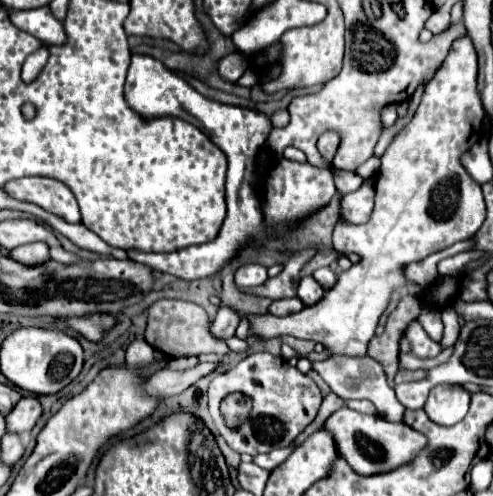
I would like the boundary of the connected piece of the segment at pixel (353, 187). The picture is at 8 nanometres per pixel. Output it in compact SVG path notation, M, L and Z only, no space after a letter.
M334 170L334 182L336 182L338 192L344 196L344 194L350 194L350 192L356 192L356 190L362 186L364 180L362 180L356 172Z

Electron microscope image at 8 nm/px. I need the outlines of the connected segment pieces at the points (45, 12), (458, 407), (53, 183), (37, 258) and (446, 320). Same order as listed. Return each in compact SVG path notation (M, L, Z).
M48 6L42 8L34 8L34 10L8 10L12 24L16 24L20 30L36 36L36 40L40 40L42 44L48 46L58 46L66 42L66 34L64 34L64 26L62 22L58 22Z
M438 384L436 388L432 388L424 410L432 418L432 422L440 426L452 426L466 416L468 404L470 392L464 386Z
M34 176L34 178L20 178L12 180L4 186L4 190L22 202L36 204L44 208L46 212L52 212L54 216L60 216L70 223L81 221L79 206L74 194L68 186L54 178Z
M32 242L32 244L24 244L18 246L16 250L12 250L10 254L14 260L22 262L22 264L40 264L44 260L48 260L48 246L44 242Z
M445 308L441 312L441 319L444 325L443 338L440 340L440 348L446 350L450 348L460 332L460 324L458 324L458 315L453 308Z

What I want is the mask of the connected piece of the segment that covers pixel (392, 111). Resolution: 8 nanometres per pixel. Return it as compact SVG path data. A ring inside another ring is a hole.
M389 104L385 106L381 113L381 121L383 128L392 126L396 118L398 118L396 113L396 104Z

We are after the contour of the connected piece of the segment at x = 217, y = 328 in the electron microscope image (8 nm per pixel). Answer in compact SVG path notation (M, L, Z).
M220 306L218 314L216 314L216 318L214 318L214 324L212 324L212 334L214 334L216 338L222 338L222 340L234 336L234 332L236 332L236 328L238 328L238 320L241 320L241 317L234 308L230 308L230 306Z

